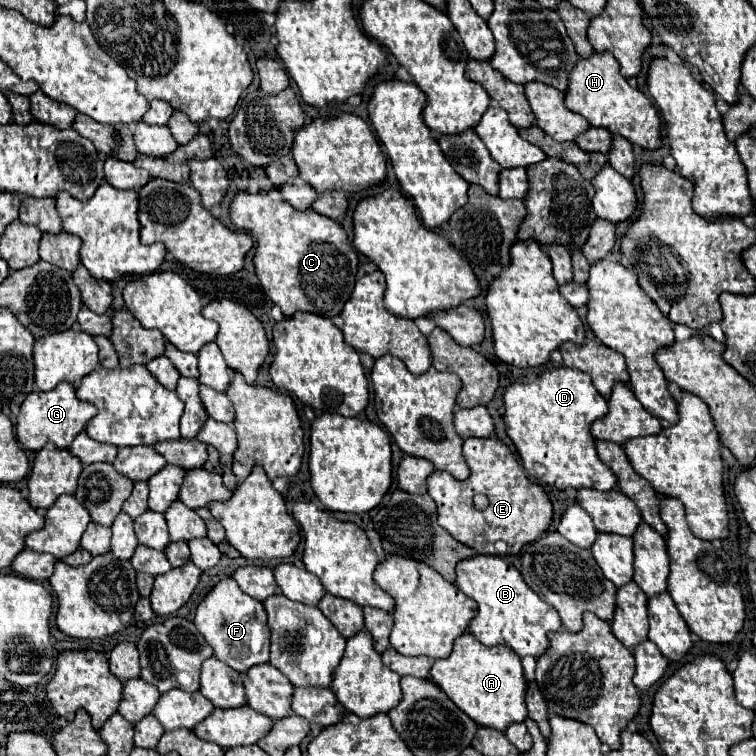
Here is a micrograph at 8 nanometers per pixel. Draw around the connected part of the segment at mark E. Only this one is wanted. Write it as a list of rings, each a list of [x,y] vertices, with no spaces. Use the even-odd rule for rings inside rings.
[[[468,438],[464,458],[470,466],[468,480],[460,482],[442,472],[428,478],[428,494],[438,506],[438,524],[476,554],[520,554],[524,544],[538,540],[552,524],[552,502],[544,488],[528,480],[522,464],[500,440]]]

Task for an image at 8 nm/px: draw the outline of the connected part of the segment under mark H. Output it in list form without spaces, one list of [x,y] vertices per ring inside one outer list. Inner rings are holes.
[[[594,52],[590,58],[582,58],[576,64],[568,82],[566,108],[584,116],[592,126],[606,128],[640,148],[656,150],[662,146],[662,120],[658,110],[640,90],[628,84],[628,80],[620,74],[618,60],[610,52]]]

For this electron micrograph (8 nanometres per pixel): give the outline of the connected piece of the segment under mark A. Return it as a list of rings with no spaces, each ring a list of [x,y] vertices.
[[[464,634],[454,642],[454,650],[448,658],[432,664],[430,676],[478,726],[504,732],[510,724],[524,722],[528,716],[524,704],[528,682],[524,678],[522,660],[508,646],[484,646],[472,634]]]

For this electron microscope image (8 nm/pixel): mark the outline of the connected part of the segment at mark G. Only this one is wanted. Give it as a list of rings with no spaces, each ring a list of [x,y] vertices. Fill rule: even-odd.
[[[60,384],[60,388],[54,388],[52,392],[32,392],[26,396],[16,420],[16,436],[22,448],[32,452],[38,452],[48,442],[56,444],[58,448],[68,448],[74,436],[78,436],[80,430],[86,430],[88,420],[92,420],[94,416],[96,406],[82,402],[76,396],[76,388],[72,384]]]

